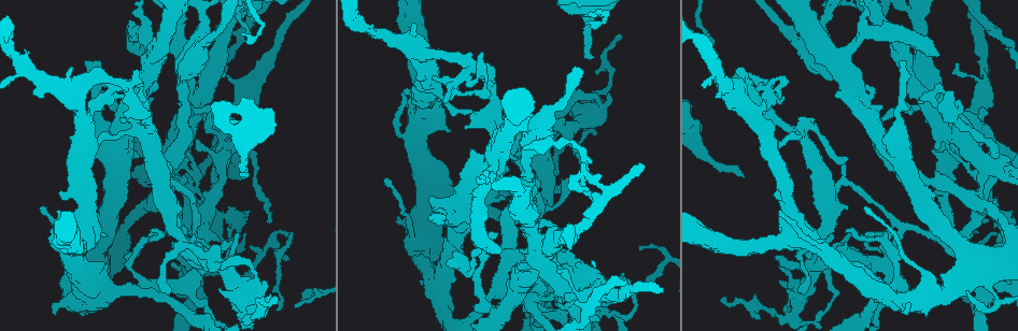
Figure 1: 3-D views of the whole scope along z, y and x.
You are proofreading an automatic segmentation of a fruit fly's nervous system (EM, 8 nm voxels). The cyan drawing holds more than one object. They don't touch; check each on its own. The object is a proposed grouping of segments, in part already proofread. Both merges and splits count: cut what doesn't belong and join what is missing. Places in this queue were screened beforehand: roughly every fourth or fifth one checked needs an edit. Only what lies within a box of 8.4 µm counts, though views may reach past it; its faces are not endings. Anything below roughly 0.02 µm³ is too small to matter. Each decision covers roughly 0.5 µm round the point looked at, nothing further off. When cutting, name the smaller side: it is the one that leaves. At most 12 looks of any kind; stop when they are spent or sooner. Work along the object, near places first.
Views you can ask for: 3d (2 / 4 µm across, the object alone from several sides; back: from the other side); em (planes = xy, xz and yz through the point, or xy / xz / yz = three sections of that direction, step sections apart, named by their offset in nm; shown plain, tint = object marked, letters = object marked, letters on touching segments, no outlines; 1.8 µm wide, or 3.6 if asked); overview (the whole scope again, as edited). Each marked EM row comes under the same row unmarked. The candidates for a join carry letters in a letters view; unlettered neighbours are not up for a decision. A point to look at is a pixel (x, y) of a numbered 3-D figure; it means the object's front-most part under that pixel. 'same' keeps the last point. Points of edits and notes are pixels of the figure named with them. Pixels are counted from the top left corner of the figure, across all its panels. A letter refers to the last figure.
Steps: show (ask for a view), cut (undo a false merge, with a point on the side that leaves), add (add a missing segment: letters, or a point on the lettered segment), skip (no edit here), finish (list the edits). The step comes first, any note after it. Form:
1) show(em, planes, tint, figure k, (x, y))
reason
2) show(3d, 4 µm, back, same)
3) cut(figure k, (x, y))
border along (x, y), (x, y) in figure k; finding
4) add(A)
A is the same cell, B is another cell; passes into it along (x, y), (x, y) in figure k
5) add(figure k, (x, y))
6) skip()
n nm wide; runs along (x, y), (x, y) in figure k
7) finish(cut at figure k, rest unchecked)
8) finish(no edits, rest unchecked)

show(3d, 2 µm, figure 1, (778, 280))

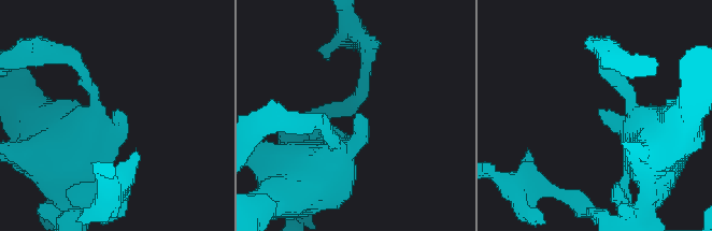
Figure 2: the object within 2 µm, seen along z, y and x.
show(em, xy, step 4, tint, figure 2, (113, 114))
now the EM

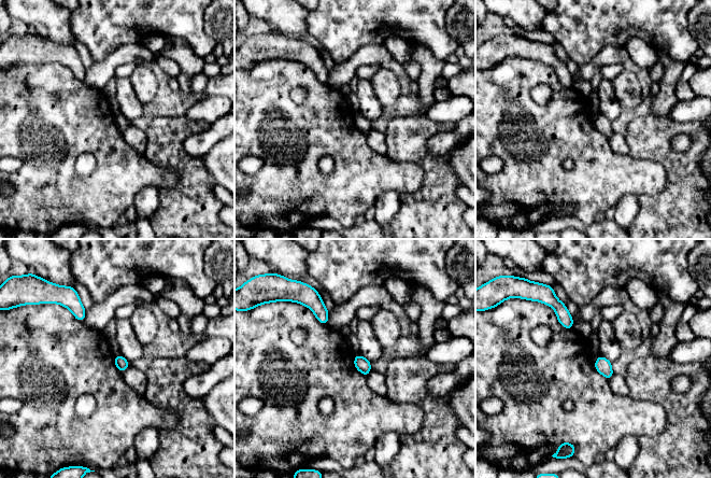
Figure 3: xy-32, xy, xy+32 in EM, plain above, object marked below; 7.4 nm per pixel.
show(em, planes, letters, same)

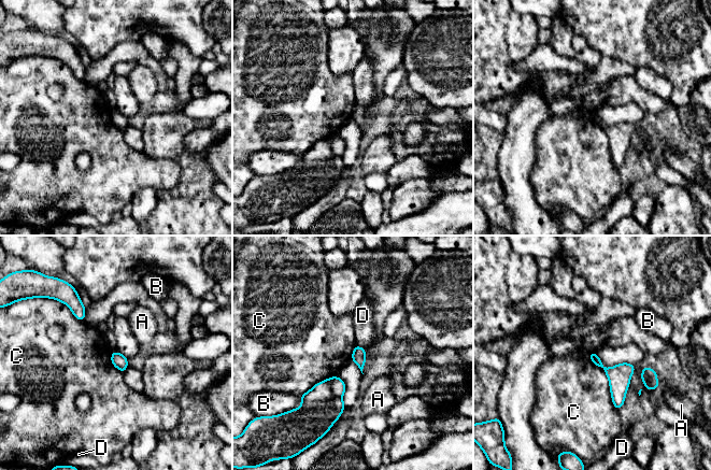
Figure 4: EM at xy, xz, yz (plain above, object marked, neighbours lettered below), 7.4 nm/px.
skip()
A, B, C and D are other cells; border along (587, 353), (606, 374), (619, 411) in figure 4; no lettered segment goes on from it

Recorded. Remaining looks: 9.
show(3d, 4 µm, figure 1, (246, 176))
an open end

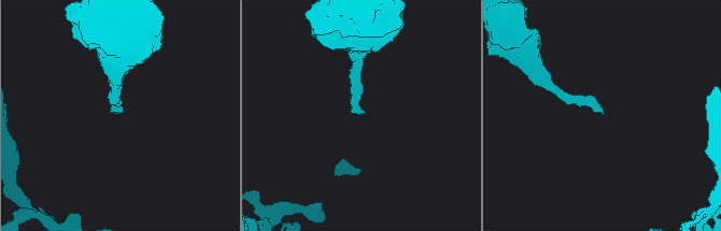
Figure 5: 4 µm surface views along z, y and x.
show(em, planes, letters, figure 5, (120, 111))
shape alone is not enough

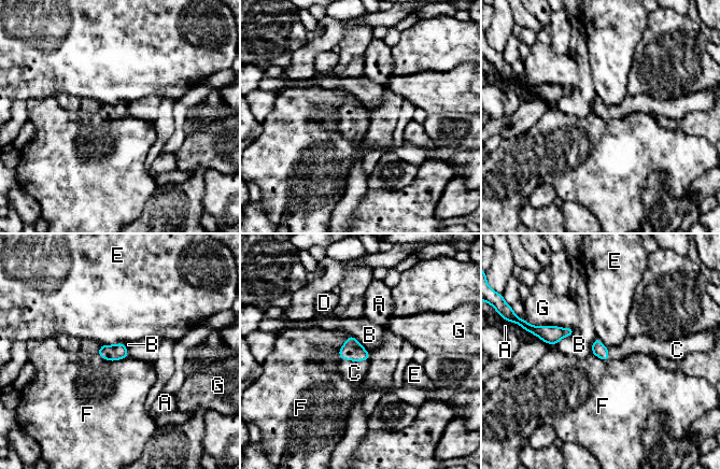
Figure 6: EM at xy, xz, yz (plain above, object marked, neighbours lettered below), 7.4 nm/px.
add(C)
C is the same cell, A, B, D, E, F and G are other cells; the cell continues

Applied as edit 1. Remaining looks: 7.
show(overview)
redraw

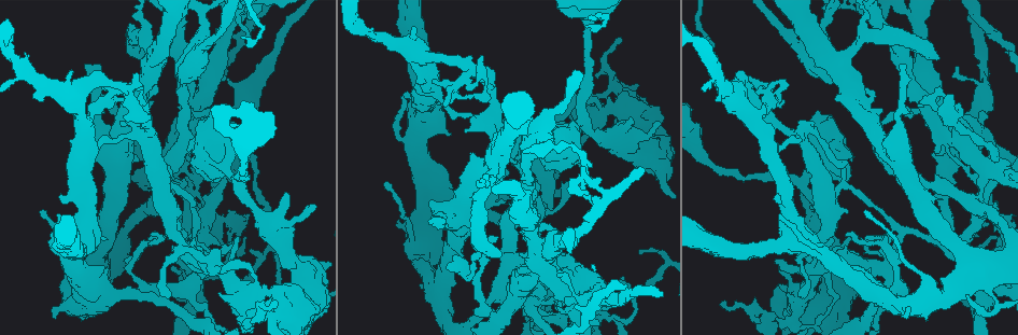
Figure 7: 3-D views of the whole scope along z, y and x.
show(em, yz, step 4, letters, figure 7, (861, 237))
branch stops here

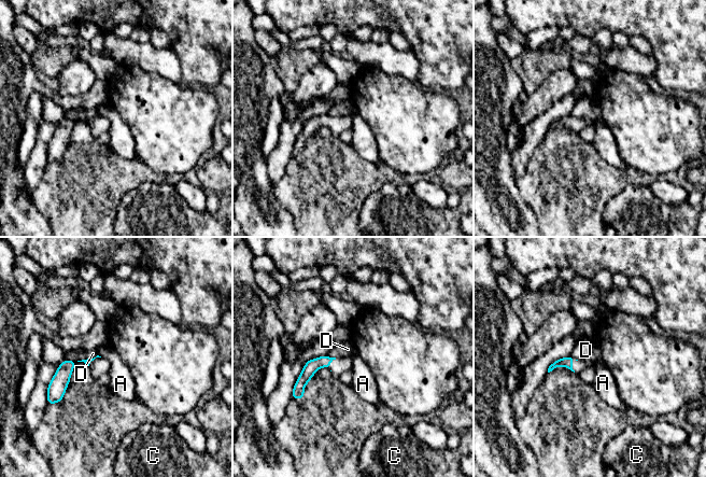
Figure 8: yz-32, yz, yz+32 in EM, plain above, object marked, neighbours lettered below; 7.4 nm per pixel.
skip()
A, C and D are other cells; border along (97, 354), (89, 359) in figure 8; none of them fits

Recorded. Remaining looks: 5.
show(em, planes, tint, figure 7, (976, 207))
four-way junction

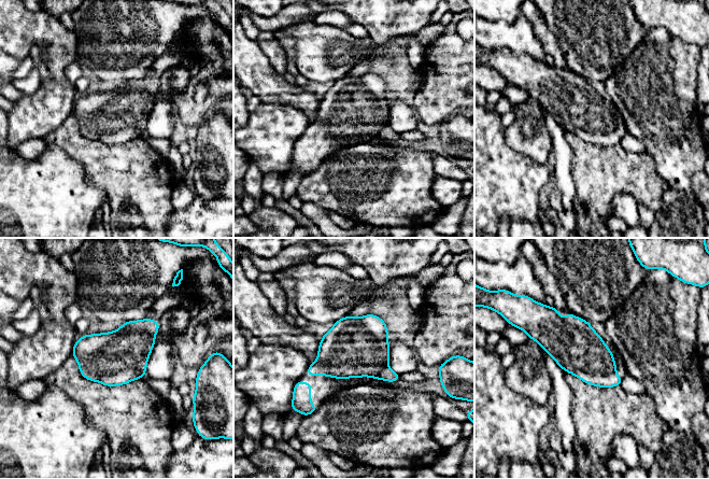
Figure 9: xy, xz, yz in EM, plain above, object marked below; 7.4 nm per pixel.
show(em, planes, letters, same)
see the neighbours

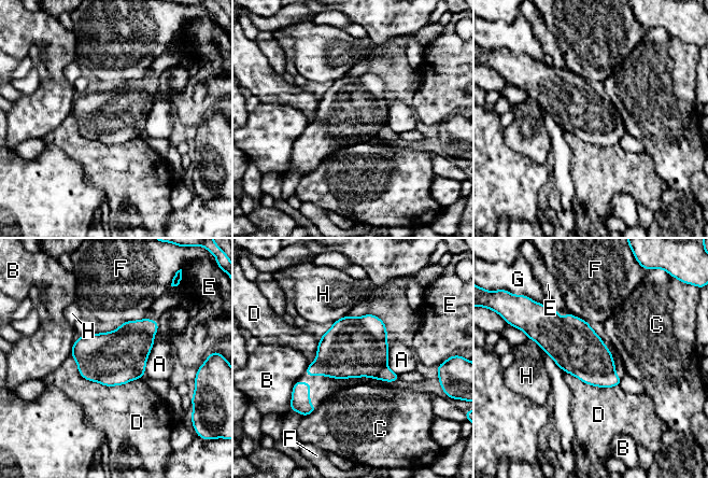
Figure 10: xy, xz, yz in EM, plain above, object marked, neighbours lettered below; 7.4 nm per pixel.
skip()
A, B, C, D, E, F, G and H are other cells; border along (317, 407), (305, 416) in figure 10; all the same cell

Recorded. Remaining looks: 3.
show(3d, 2 µm, figure 7, (958, 283))
sudden change in width

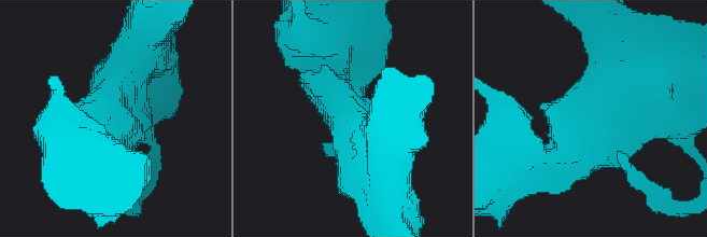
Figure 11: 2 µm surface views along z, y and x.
show(em, xz, step 16, tint, figure 11, (348, 125))

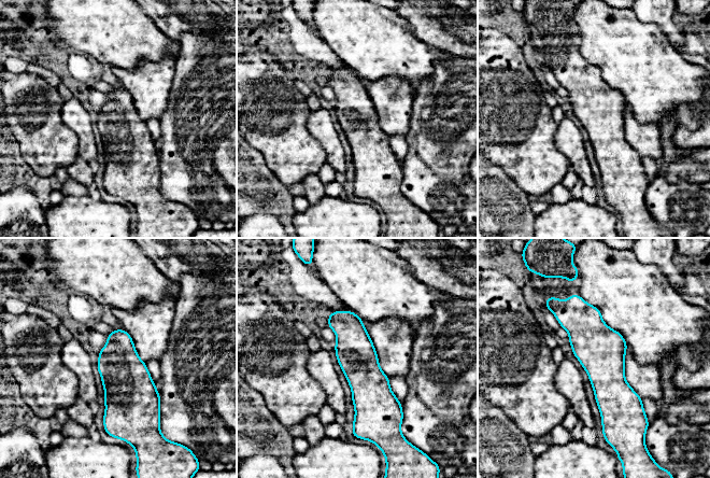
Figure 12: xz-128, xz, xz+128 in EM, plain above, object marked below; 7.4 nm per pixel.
show(em, planes, letters, same)

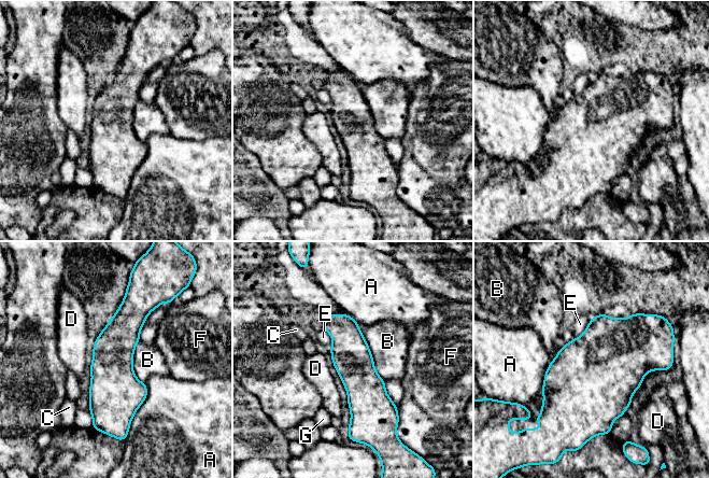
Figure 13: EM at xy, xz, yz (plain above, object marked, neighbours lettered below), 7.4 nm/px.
skip()
A, B, C, D, E, F and G are other cells; border along (356, 323), (376, 373), (384, 381) in figure 13; continuous, no second cell

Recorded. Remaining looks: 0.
finish(add at figure 6, rest unchecked)

